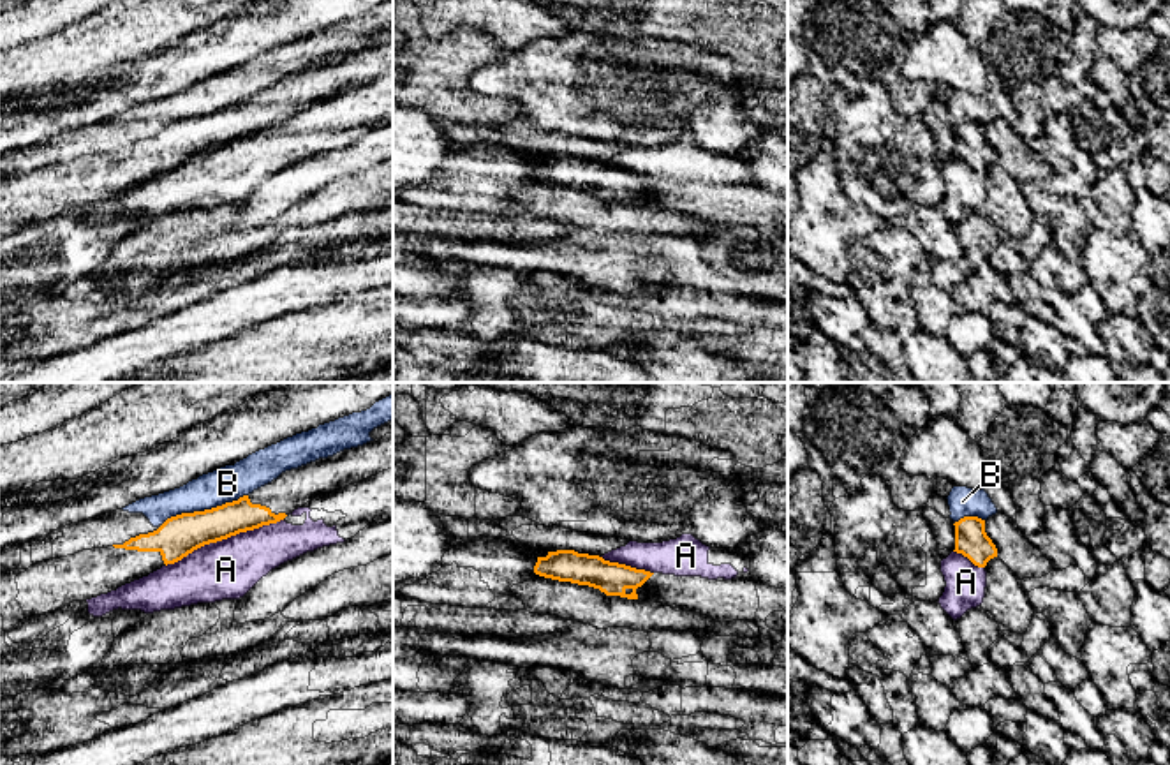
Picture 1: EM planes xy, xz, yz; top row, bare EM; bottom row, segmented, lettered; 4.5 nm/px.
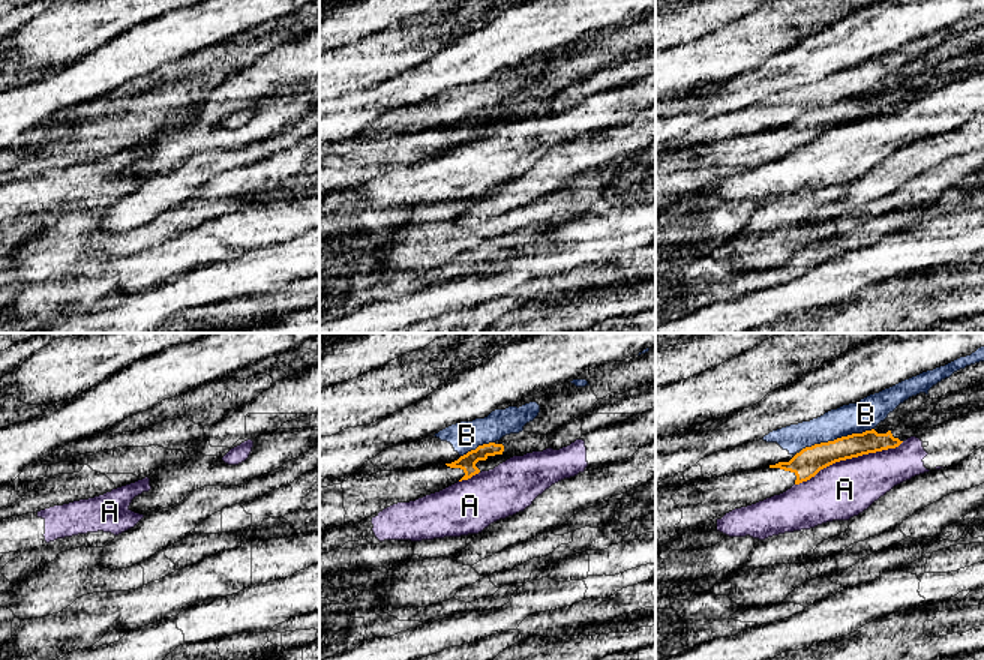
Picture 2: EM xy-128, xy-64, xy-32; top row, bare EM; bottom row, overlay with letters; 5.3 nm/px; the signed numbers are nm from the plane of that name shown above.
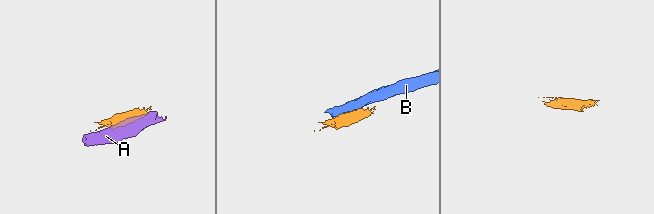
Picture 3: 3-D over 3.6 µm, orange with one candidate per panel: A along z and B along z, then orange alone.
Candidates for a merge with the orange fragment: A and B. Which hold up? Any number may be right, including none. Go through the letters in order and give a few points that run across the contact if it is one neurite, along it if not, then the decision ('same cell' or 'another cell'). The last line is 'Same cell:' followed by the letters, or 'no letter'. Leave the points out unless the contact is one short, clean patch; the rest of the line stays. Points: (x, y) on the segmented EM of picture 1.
A: another cell
B: xy (247, 494), (210, 508), (171, 515), (161, 526) | another cell
Same cell: no letter

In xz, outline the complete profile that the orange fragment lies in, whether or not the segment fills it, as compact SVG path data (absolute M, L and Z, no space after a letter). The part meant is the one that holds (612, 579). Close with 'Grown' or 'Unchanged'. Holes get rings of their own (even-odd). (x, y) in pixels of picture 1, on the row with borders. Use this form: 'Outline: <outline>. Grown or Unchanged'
Outline: M574 550L548 552L546 557L537 557L534 573L559 582L589 585L606 596L654 601L654 596L643 587L654 573L610 562L599 555Z. Grown

